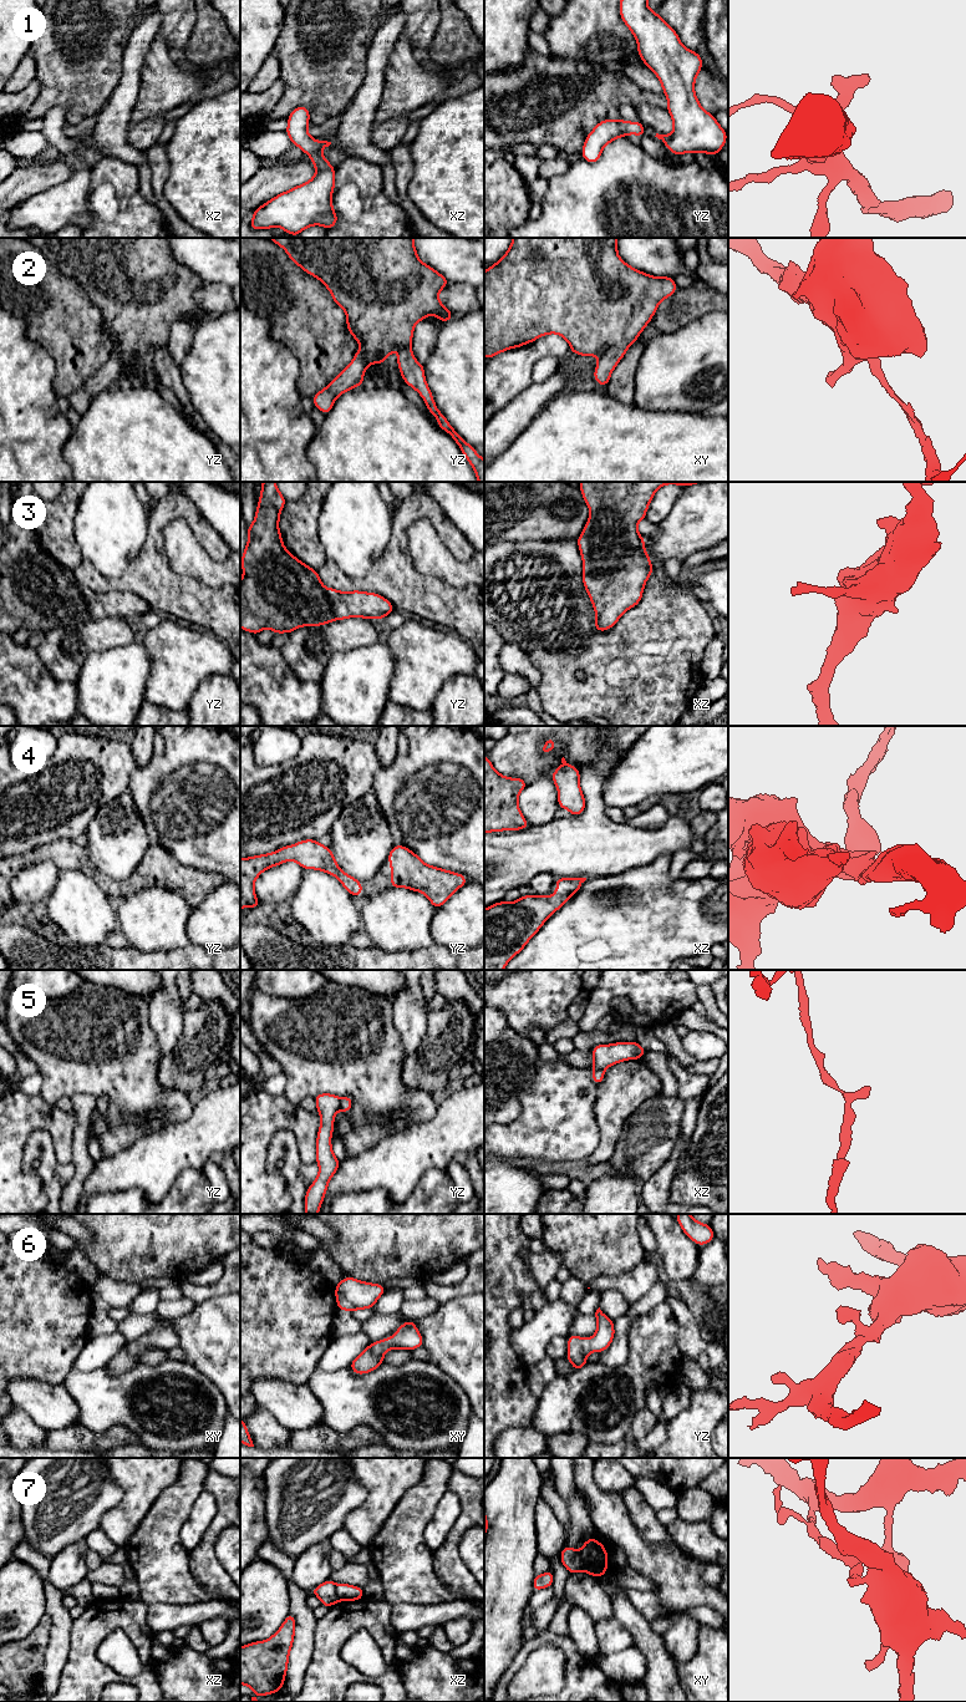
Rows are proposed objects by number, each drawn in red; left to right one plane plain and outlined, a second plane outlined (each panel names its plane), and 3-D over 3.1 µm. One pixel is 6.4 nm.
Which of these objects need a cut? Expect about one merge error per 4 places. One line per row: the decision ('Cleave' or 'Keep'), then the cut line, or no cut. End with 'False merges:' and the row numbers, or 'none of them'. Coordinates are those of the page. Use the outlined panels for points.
1: Keep. No split
2: Keep. No split
3: Keep. No split
4: Keep. No split
5: Cleave. Split along yz (339, 1098), (340, 1108)
6: Keep. No split
7: Cleave. Split along xy (578, 1551), (583, 1570)
False merges: 5, 7

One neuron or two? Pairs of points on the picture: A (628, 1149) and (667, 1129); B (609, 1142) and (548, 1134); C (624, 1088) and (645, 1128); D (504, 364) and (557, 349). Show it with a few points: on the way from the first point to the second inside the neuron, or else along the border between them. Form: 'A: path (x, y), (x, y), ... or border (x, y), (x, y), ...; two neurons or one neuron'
A: path (637, 1149), (657, 1129); one neuron
B: border (594, 1112), (600, 1142), (588, 1158); two neurons
C: border (660, 1092), (649, 1097), (628, 1118), (620, 1134); two neurons
D: path (517, 364), (538, 349), (544, 349); one neuron

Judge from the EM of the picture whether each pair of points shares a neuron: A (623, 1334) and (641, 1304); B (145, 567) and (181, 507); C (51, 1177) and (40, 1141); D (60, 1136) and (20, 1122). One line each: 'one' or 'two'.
A: one
B: one
C: one
D: one

